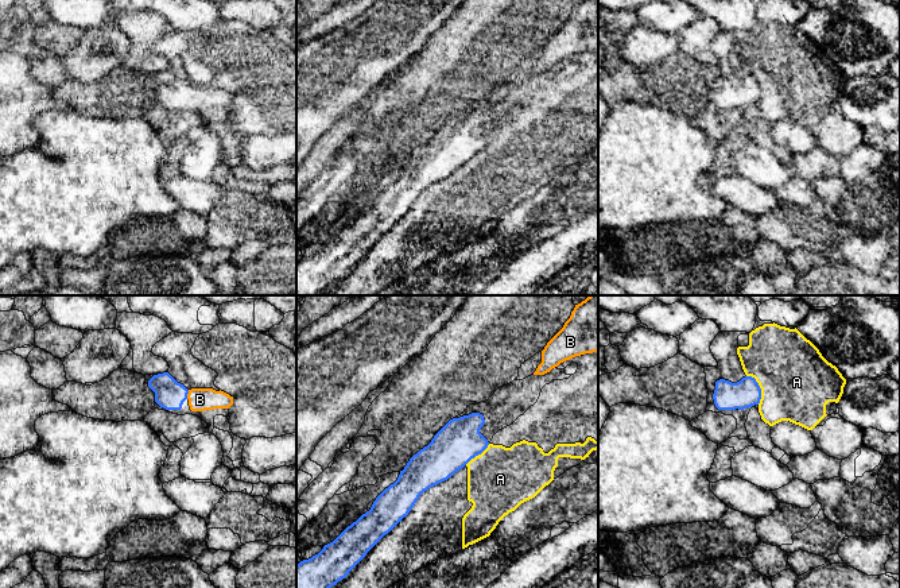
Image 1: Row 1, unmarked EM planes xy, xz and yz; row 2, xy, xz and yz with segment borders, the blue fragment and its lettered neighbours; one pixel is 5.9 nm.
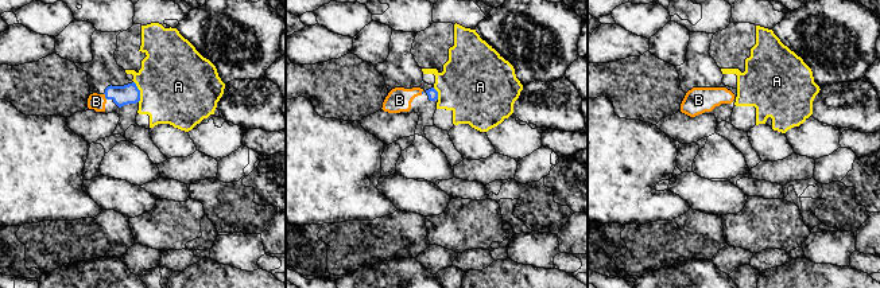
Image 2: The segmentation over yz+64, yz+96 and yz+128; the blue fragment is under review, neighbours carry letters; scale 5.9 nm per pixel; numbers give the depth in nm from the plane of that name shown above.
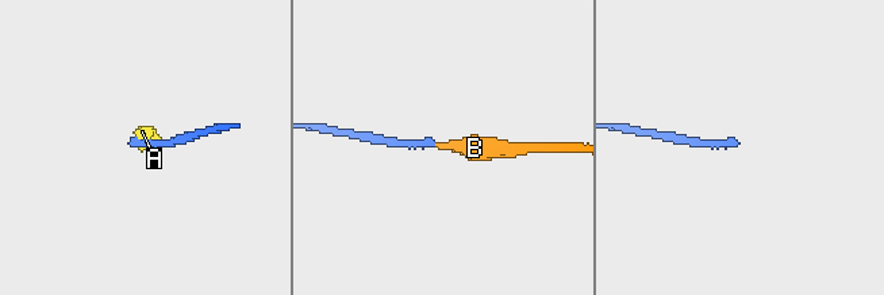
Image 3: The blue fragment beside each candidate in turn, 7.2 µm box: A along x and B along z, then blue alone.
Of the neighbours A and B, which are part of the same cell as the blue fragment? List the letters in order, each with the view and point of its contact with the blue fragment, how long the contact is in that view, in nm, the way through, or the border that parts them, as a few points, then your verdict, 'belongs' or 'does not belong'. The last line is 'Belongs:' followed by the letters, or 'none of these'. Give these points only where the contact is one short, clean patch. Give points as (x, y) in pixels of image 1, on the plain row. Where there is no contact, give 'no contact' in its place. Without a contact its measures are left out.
A: contact yz (759, 85); length 190 nm; does not belong
B: contact xy (187, 91); length 60 nm; way xy (169, 92), (187, 91), (200, 97); belongs
Belongs: B

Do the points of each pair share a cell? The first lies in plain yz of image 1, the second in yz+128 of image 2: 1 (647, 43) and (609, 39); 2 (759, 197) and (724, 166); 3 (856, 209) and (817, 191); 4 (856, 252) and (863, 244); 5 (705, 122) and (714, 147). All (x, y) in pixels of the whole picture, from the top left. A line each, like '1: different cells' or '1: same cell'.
1: same cell
2: different cells
3: same cell
4: different cells
5: different cells

